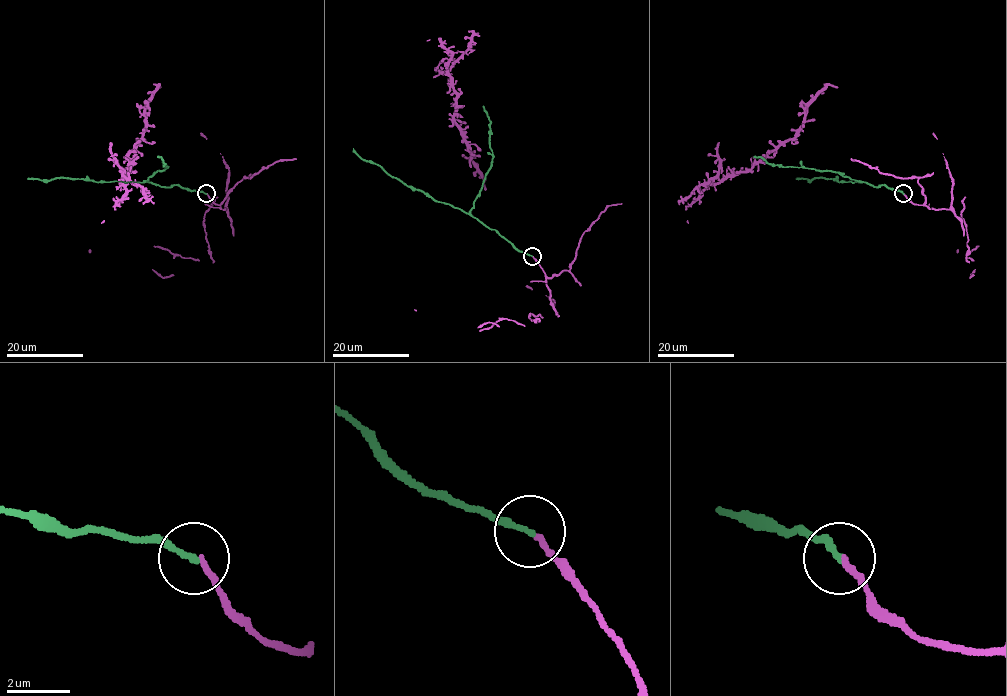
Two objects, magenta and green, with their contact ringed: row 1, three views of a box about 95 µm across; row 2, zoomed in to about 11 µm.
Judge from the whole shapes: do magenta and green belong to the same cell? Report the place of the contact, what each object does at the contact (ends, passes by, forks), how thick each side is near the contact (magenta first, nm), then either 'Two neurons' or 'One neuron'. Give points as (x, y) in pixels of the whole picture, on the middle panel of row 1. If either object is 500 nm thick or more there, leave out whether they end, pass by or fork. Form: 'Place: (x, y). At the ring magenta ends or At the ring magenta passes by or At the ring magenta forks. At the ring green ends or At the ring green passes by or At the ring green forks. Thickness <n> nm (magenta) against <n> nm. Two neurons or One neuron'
Place: (532, 256). At the ring magenta ends. At the ring green ends. Thickness 180 nm (magenta) against 190 nm. One neuron

